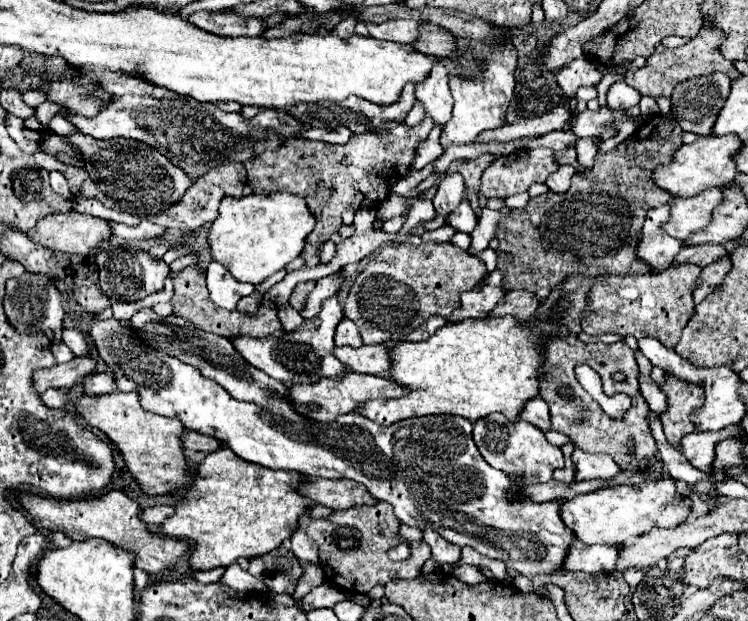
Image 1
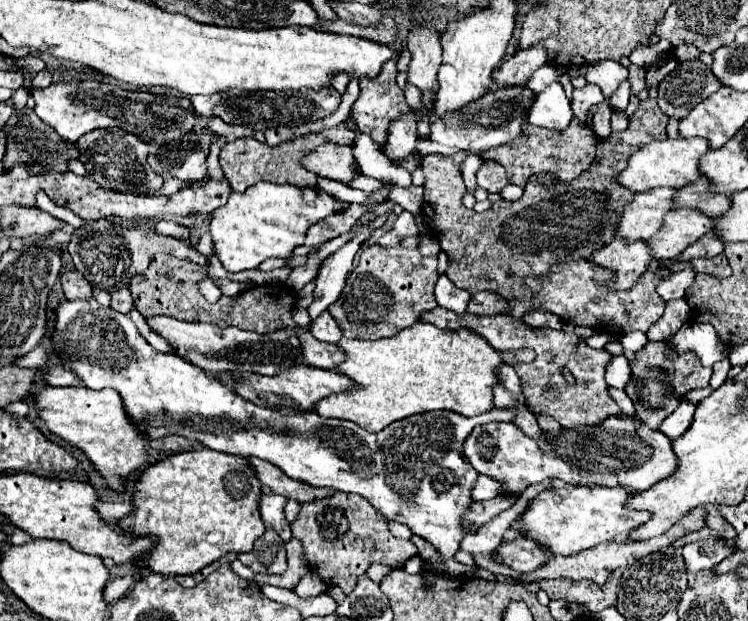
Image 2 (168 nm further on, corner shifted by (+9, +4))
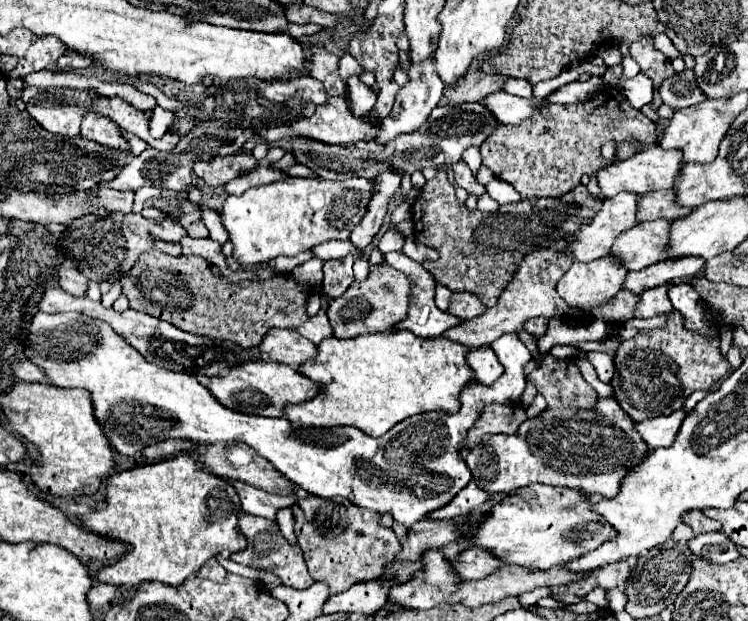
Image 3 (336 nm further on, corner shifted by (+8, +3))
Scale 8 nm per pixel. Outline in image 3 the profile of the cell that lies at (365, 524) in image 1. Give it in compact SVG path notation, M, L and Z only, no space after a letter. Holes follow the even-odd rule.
M308 495L292 505L292 513L294 533L304 551L308 573L314 581L326 583L330 593L342 593L358 581L380 577L384 565L402 549L396 535L378 525L376 513L352 505L348 499L320 499Z

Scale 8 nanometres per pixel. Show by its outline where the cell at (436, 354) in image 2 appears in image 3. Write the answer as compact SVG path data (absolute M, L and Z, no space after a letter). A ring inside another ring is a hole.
M372 333L360 335L354 339L324 339L316 345L318 353L306 363L298 367L298 373L308 377L318 385L318 395L310 401L286 405L284 415L292 423L294 429L300 427L338 427L338 425L352 425L362 429L366 435L382 437L388 429L396 423L428 411L444 411L456 413L460 409L460 389L472 379L472 369L466 363L466 349L456 345L454 341L446 341L444 337L438 339L422 339L414 333Z

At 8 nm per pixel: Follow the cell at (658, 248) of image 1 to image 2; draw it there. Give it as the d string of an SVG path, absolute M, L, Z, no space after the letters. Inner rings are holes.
M615 238L605 248L593 252L591 260L617 274L617 278L609 284L609 288L627 290L639 282L639 278L645 274L649 264L655 262L657 258L653 256L653 250L645 240L629 242Z

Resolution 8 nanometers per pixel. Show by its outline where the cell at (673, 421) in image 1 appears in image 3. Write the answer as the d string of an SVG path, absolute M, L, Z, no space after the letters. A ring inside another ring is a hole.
M670 311L666 325L662 329L640 329L634 339L620 339L614 353L614 375L610 385L614 387L614 397L618 405L632 417L632 421L642 421L648 417L670 415L684 405L684 399L698 390L709 390L712 383L722 379L730 369L730 363L720 353L720 335L702 337L684 327L684 317L678 311Z

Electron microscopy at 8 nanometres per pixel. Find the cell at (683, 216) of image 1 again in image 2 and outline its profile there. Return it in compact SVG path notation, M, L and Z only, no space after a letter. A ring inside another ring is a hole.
M655 188L651 192L635 194L623 212L617 236L627 238L629 242L653 238L661 230L665 214L673 208L675 194L675 188Z

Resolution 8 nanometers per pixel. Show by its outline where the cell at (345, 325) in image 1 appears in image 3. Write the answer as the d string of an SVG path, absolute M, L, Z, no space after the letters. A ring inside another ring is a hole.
M320 309L312 319L308 319L306 323L302 323L300 327L296 327L296 331L310 339L312 343L320 343L322 337L332 337L332 327L328 325L328 319L326 319L326 313Z

